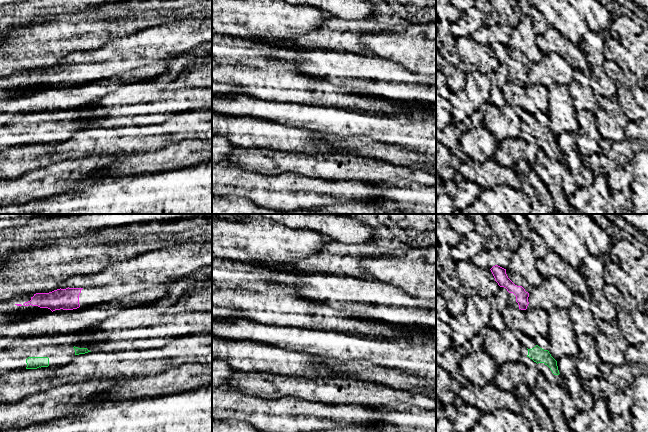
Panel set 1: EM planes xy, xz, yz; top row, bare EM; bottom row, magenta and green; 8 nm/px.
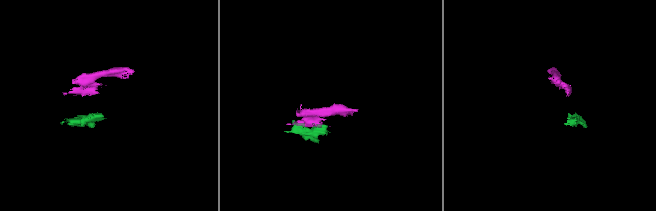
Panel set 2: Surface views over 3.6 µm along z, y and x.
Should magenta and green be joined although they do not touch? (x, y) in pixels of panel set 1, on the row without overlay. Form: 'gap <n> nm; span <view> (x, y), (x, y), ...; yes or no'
gap 300 nm; span xy (72, 85), (74, 122); no

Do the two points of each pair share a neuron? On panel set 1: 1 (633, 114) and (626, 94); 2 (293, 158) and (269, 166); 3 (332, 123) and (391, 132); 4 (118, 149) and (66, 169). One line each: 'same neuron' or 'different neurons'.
1: same neuron
2: same neuron
3: same neuron
4: different neurons

